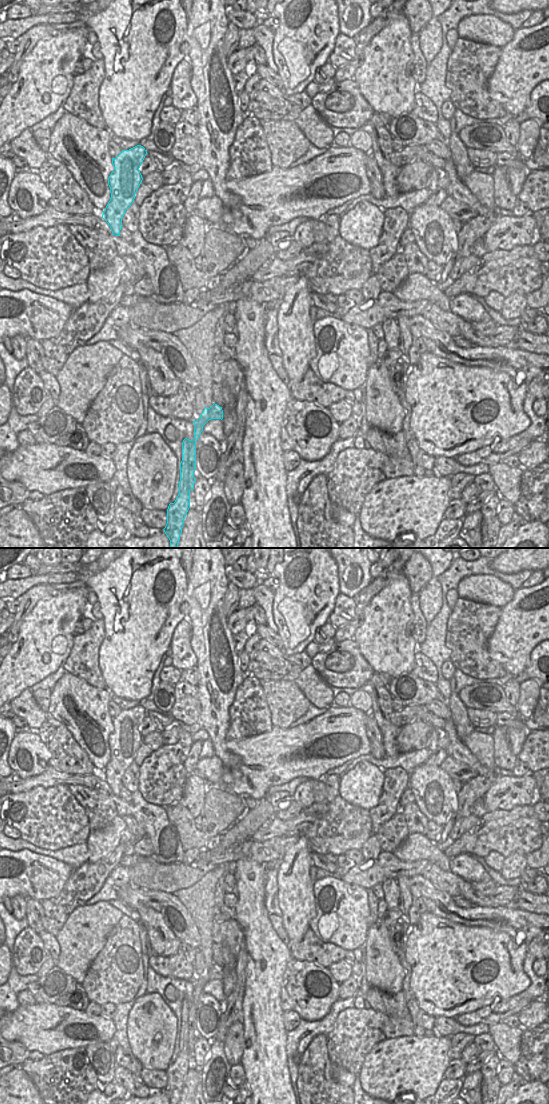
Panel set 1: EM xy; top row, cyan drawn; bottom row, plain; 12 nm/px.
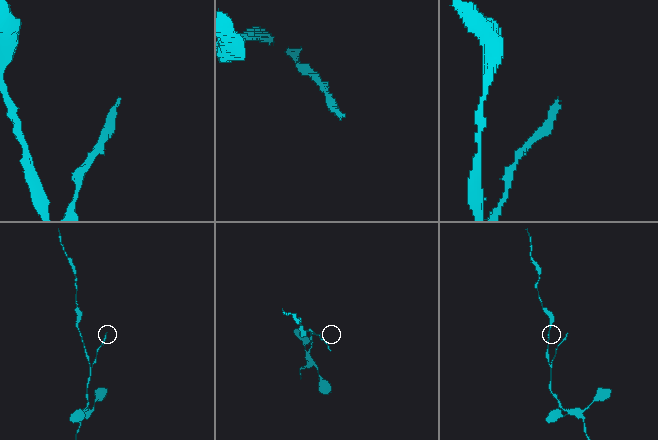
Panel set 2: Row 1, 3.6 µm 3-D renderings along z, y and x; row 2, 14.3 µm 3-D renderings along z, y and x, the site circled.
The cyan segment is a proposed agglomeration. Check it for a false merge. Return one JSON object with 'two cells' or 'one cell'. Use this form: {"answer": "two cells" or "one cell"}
{"answer": "two cells"}

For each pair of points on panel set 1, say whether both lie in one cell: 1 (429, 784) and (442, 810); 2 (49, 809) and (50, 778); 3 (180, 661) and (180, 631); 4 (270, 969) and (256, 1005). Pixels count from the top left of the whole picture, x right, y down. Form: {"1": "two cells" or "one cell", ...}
{"1": "one cell", "2": "two cells", "3": "one cell", "4": "one cell"}

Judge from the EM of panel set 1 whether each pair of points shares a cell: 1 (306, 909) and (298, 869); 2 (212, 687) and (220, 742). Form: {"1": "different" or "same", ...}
{"1": "same", "2": "same"}

